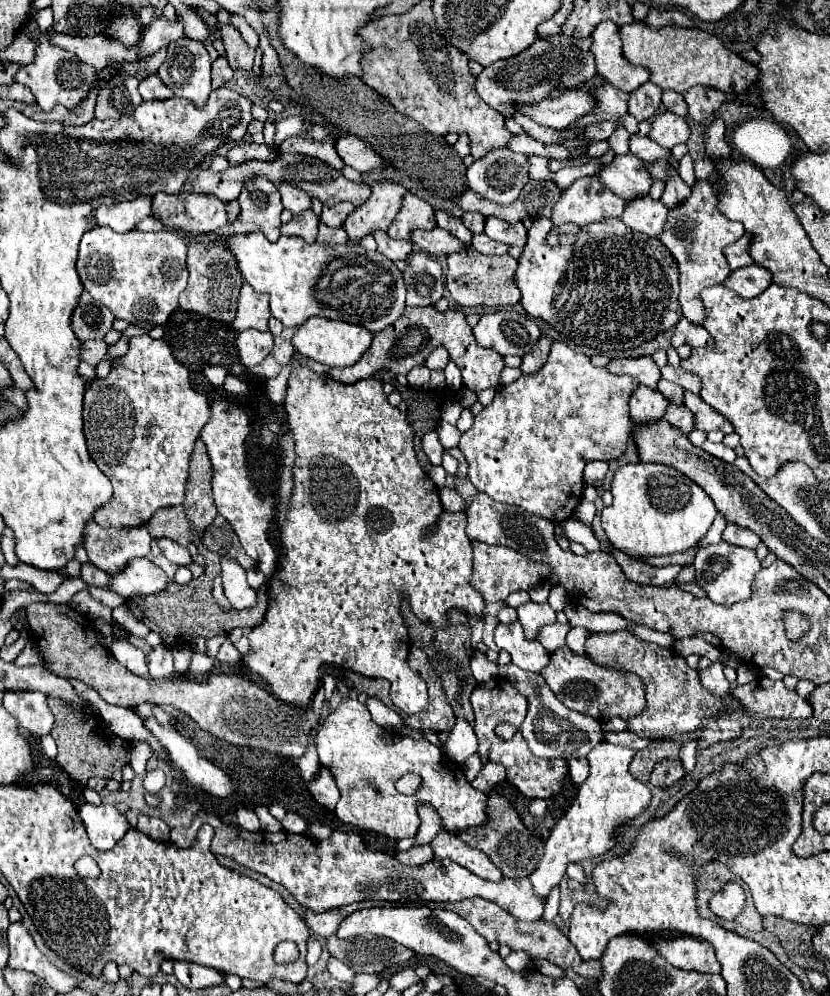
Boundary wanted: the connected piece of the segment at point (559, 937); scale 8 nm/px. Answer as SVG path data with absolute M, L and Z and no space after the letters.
M466 898L462 902L454 902L454 904L440 904L444 908L454 910L456 914L460 914L464 920L468 920L474 930L484 936L488 942L496 940L500 944L506 944L510 950L524 950L526 954L530 954L530 958L534 960L548 960L550 964L556 964L562 970L572 970L580 976L586 978L594 978L600 980L602 976L602 964L598 960L582 960L580 954L576 952L574 944L566 938L566 934L554 924L554 922L546 922L546 920L536 920L536 922L522 922L518 918L514 918L512 914L508 914L506 910L502 910L500 906L496 906L494 902L488 902L484 898Z

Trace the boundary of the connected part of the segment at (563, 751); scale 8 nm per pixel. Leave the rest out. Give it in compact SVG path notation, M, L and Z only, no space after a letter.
M510 664L510 666L500 666L498 668L500 676L506 678L518 692L522 692L528 698L528 716L522 724L522 736L528 742L530 750L542 758L580 758L586 756L596 744L604 742L602 736L602 728L600 722L596 722L594 718L588 718L586 714L578 714L574 710L568 710L562 702L558 702L558 698L550 692L550 688L546 686L544 678L540 674L530 674L520 670L518 666Z

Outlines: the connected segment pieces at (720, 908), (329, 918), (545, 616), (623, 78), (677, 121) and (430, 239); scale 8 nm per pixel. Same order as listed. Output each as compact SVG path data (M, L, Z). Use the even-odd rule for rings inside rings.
M736 882L726 884L718 894L708 900L708 908L724 920L734 920L744 908L744 888Z
M358 902L358 904L348 904L342 908L334 908L322 914L314 914L312 910L304 910L306 912L306 922L310 926L310 930L322 938L328 938L332 934L336 934L338 926L342 924L342 918L350 916L350 912L362 910L362 908L372 908L372 906L390 906L388 902L376 902L376 904L368 904L368 902Z
M526 602L522 606L516 608L518 610L518 620L524 628L524 636L526 640L536 640L538 630L542 626L554 624L556 622L556 612L552 610L552 606L548 602L544 604L536 604L536 602Z
M600 22L596 26L590 50L594 54L598 74L620 90L630 94L650 80L650 72L646 68L634 68L622 56L622 40L614 22Z
M664 112L658 114L656 120L652 122L652 130L648 134L656 144L662 148L672 148L680 142L686 142L690 136L690 128L686 124L686 118L680 118L676 114Z
M434 228L430 232L424 230L414 230L410 232L410 240L426 254L432 256L440 256L440 254L452 254L452 252L460 252L466 246L462 246L462 242L458 238L454 238L450 232L442 230L442 228Z

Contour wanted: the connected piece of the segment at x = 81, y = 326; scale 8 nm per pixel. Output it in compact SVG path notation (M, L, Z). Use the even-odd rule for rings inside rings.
M82 292L72 314L72 330L78 340L104 338L104 334L112 328L112 320L114 316L110 314L110 310L106 310L106 306L90 298L90 294Z

